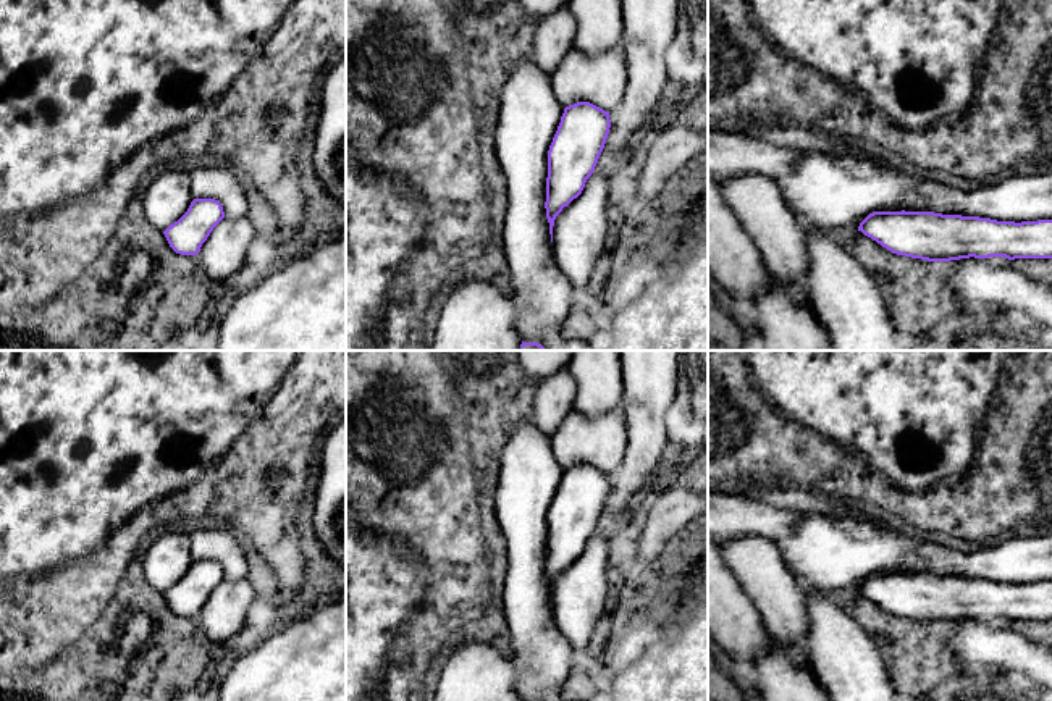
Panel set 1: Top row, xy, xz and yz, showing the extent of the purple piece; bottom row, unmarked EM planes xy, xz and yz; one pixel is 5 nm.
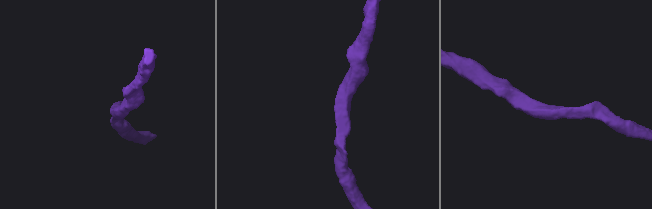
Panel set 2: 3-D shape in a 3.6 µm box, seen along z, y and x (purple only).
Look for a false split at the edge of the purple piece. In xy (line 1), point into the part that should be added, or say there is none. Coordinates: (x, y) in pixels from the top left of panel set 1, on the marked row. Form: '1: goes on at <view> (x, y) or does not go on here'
1: does not go on here

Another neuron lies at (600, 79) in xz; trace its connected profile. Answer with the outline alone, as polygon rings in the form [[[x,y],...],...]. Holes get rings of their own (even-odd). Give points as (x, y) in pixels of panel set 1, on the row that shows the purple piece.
[[[622,45],[598,55],[572,48],[551,74],[553,90],[564,105],[590,102],[604,111],[616,110],[627,86],[627,65]]]

